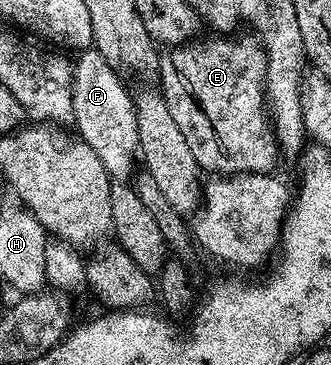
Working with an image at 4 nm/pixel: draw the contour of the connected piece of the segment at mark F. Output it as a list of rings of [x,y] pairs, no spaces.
[[[84,49],[77,55],[80,56],[75,56],[72,64],[72,123],[75,134],[84,139],[94,153],[98,153],[98,161],[106,165],[113,180],[127,180],[133,174],[132,162],[137,162],[140,146],[133,96],[130,91],[128,95],[124,88],[119,75],[121,72],[109,65],[102,52]]]

